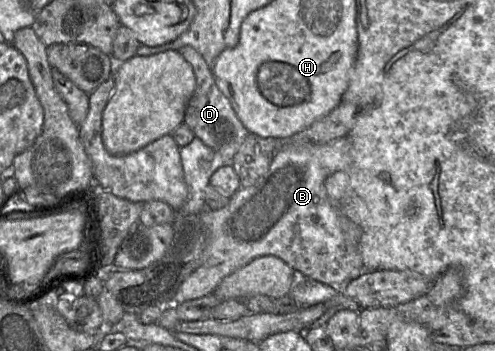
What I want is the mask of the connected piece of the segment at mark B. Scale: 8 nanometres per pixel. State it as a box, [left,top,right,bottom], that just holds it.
[171,138,364,304]

